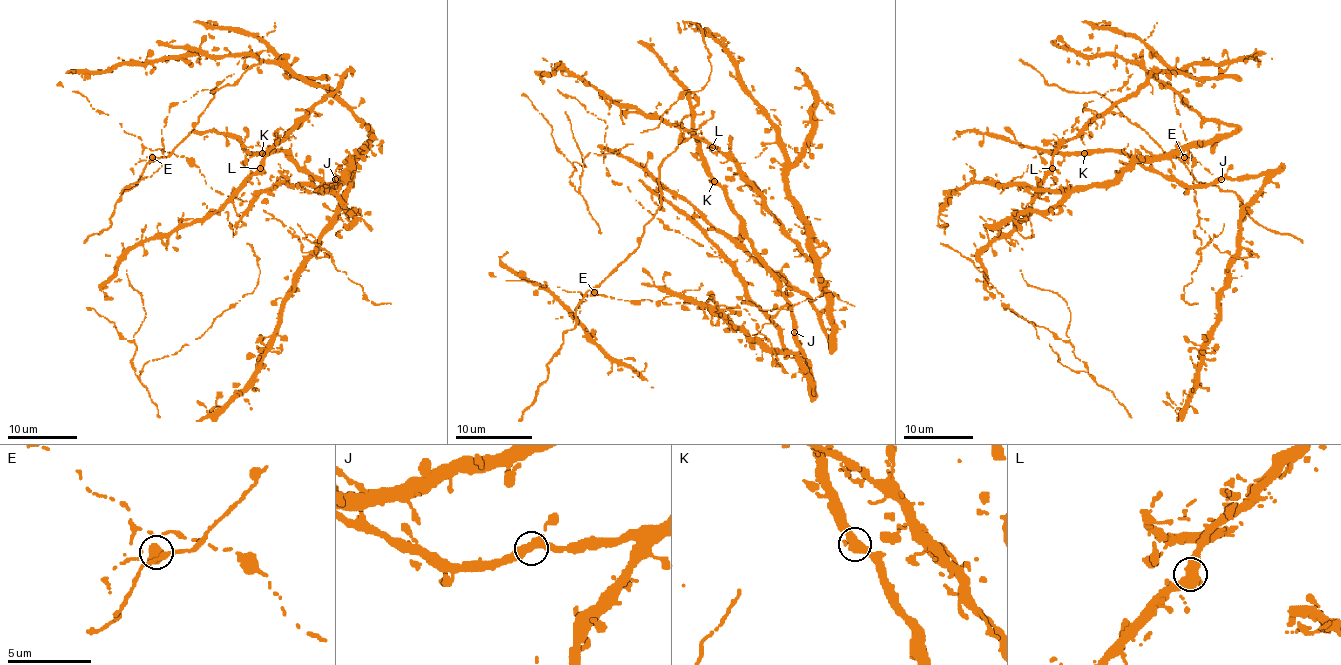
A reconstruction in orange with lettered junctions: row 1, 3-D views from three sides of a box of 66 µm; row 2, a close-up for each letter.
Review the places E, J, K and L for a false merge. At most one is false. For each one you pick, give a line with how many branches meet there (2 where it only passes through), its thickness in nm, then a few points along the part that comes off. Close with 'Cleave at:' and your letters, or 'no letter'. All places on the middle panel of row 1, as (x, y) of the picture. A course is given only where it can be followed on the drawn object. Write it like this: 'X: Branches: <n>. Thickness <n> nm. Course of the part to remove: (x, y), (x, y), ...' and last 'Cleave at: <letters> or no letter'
E: Branches: 3. Thickness 400 nm. Course of the part to remove: (593, 292), (593, 288), (639, 244), (643, 227), (660, 204), (660, 164), (712, 116), (712, 111)
Cleave at: E

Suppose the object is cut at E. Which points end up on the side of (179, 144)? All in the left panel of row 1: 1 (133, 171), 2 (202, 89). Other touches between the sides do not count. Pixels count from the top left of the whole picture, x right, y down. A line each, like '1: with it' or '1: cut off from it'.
1: cut off from it
2: cut off from it

